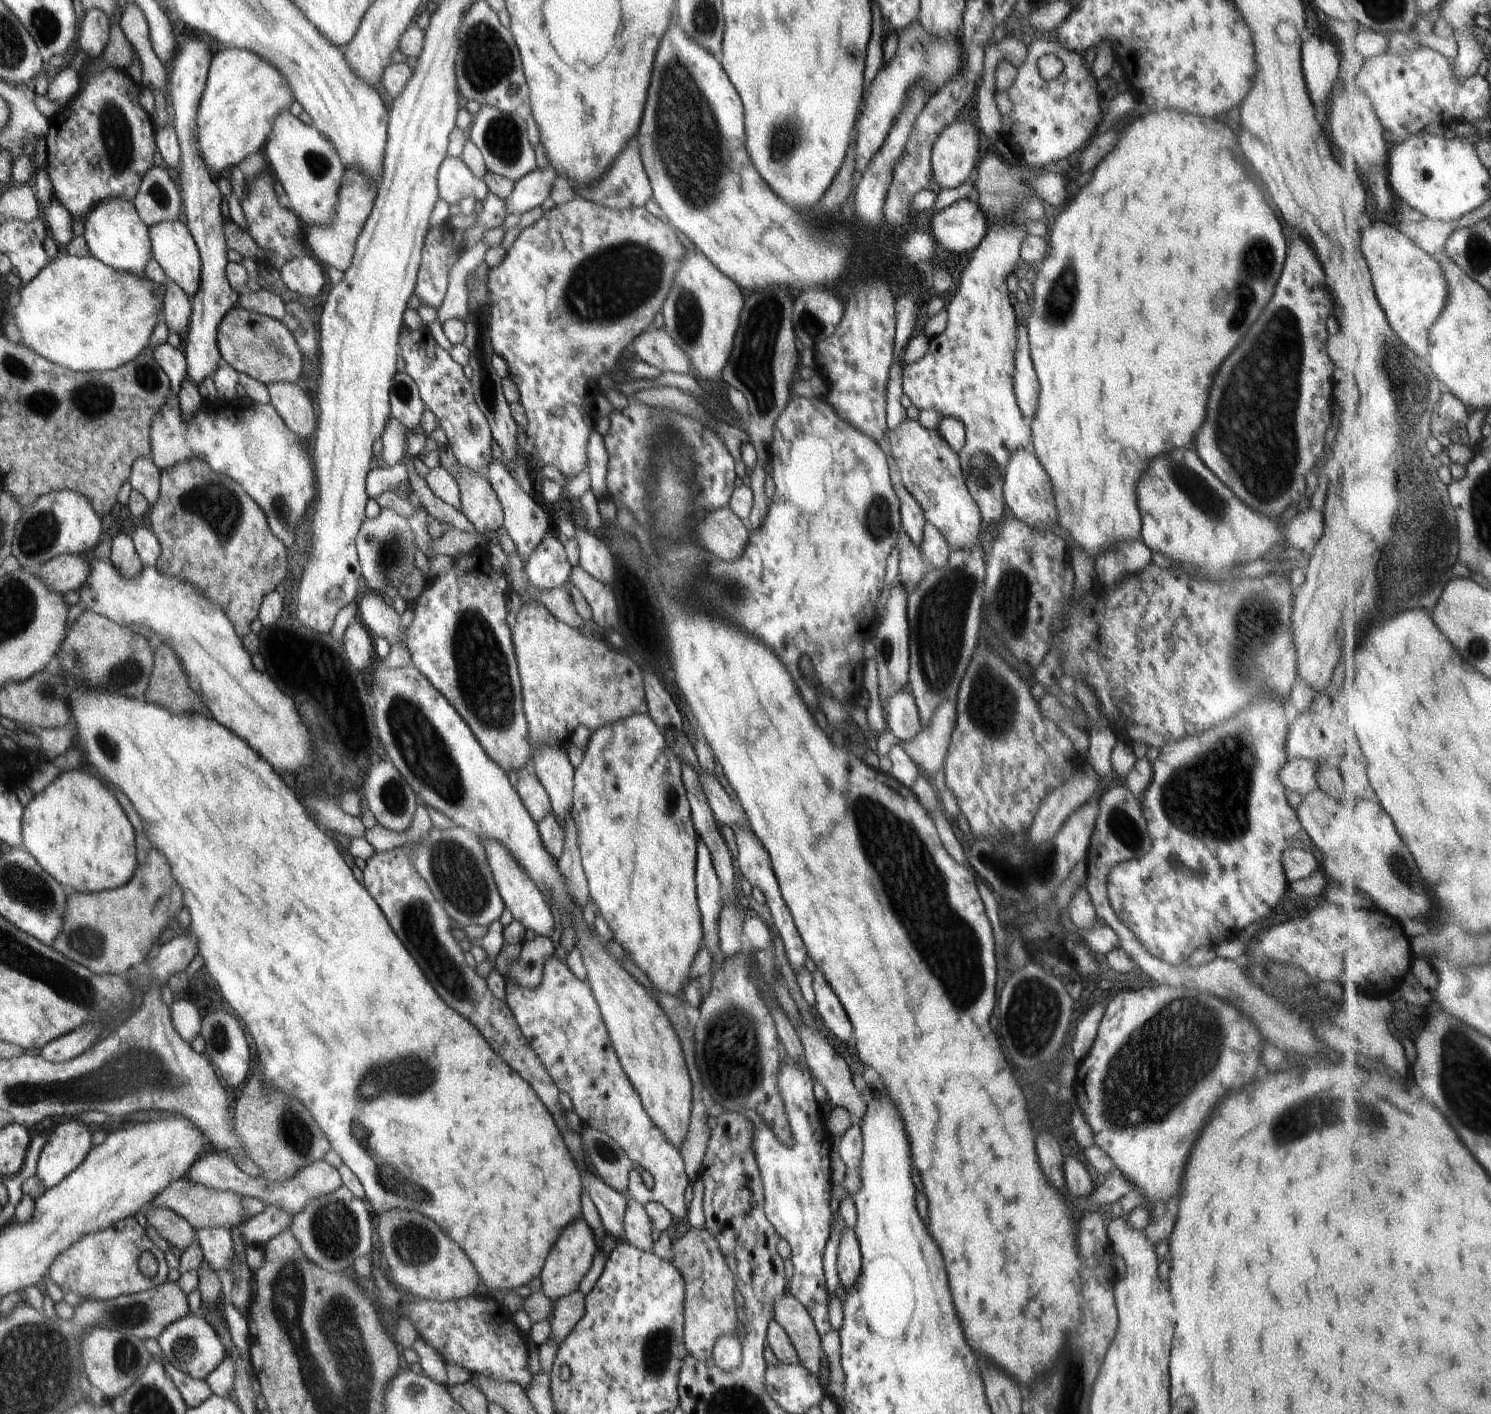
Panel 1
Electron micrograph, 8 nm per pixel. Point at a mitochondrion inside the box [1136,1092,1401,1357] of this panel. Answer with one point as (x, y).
(1298, 1121)

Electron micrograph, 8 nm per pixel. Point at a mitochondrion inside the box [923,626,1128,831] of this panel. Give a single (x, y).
(992, 708)

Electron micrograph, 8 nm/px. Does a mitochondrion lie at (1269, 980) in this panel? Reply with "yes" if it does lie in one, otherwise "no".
yes

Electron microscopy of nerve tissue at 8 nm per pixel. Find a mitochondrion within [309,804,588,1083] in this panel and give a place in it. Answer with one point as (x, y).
(416, 921)

